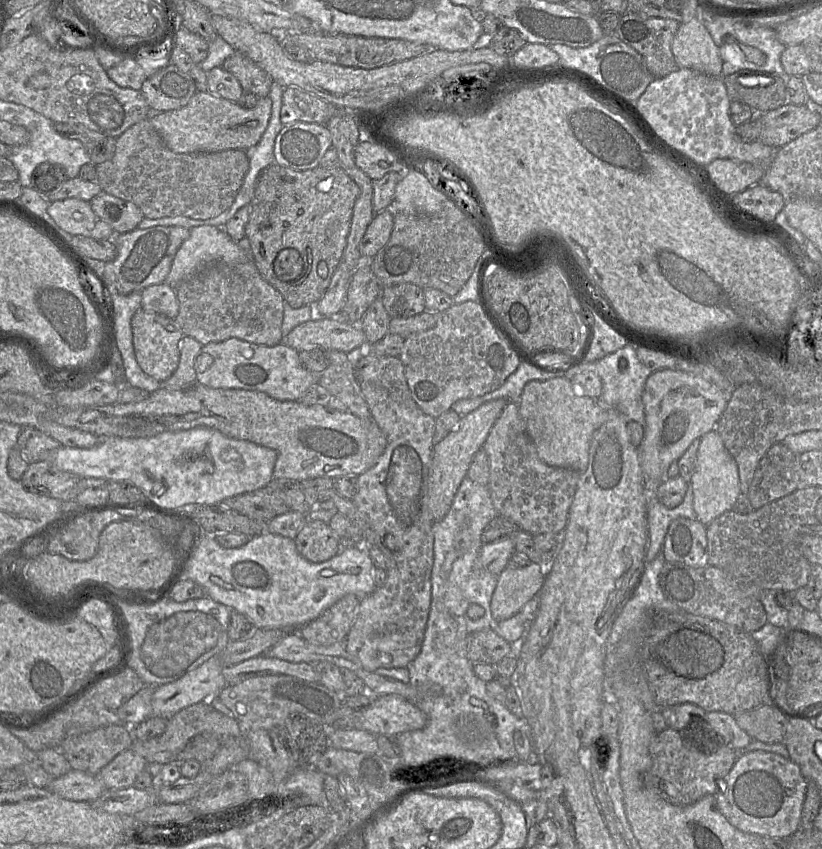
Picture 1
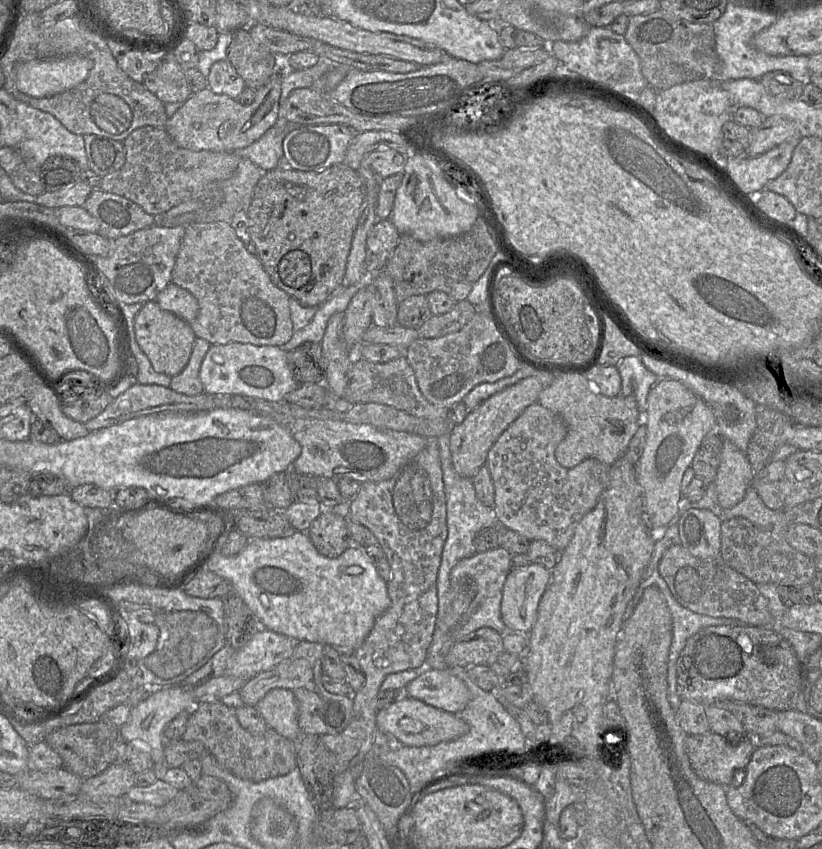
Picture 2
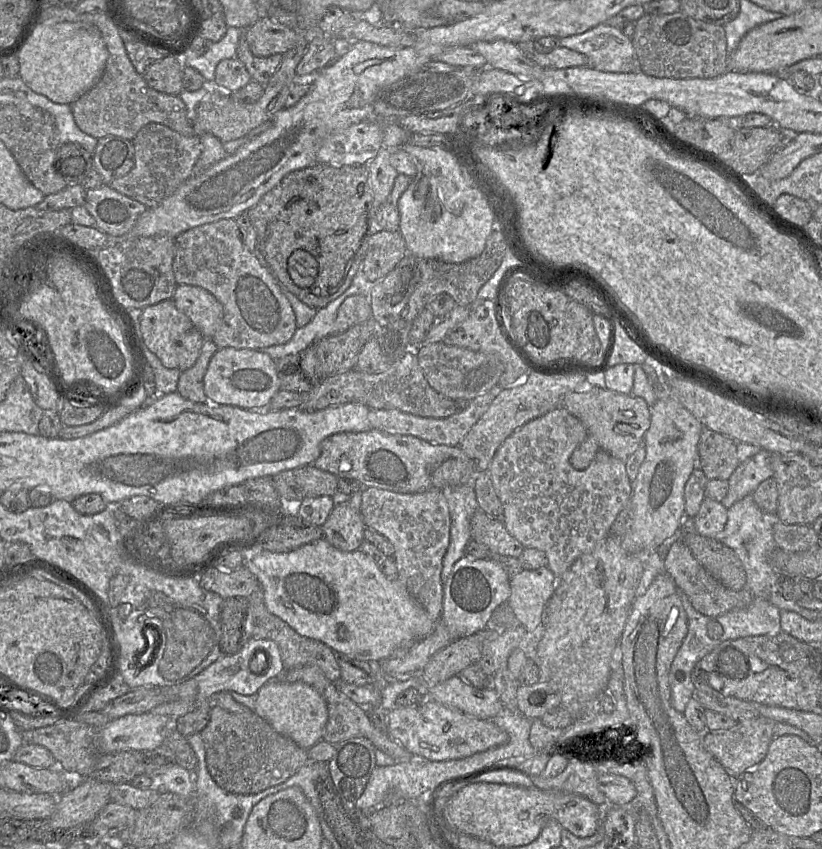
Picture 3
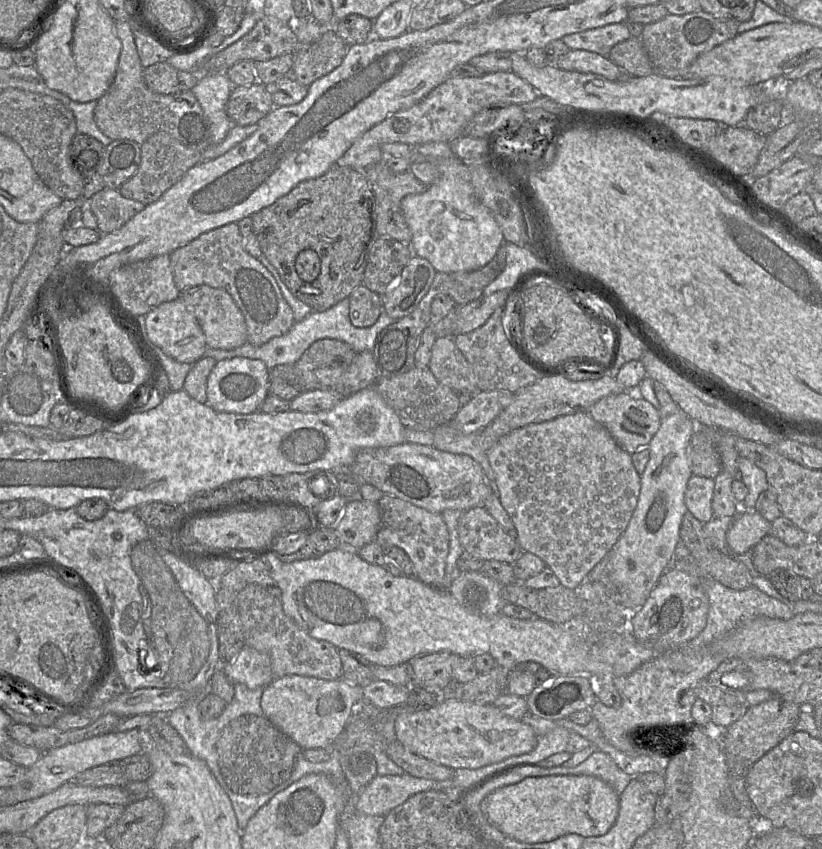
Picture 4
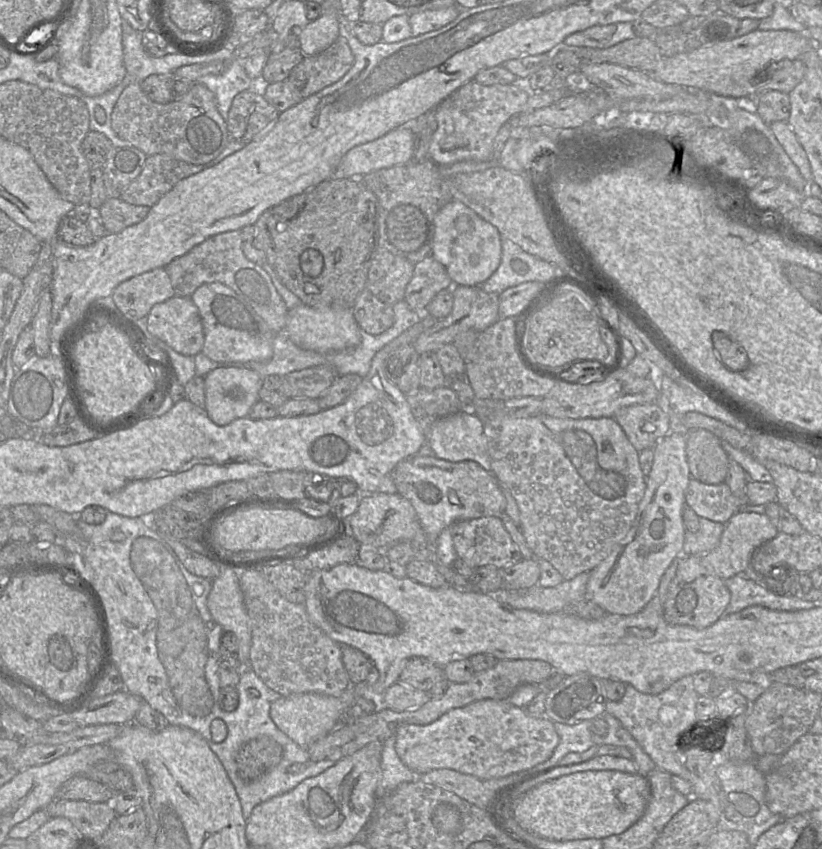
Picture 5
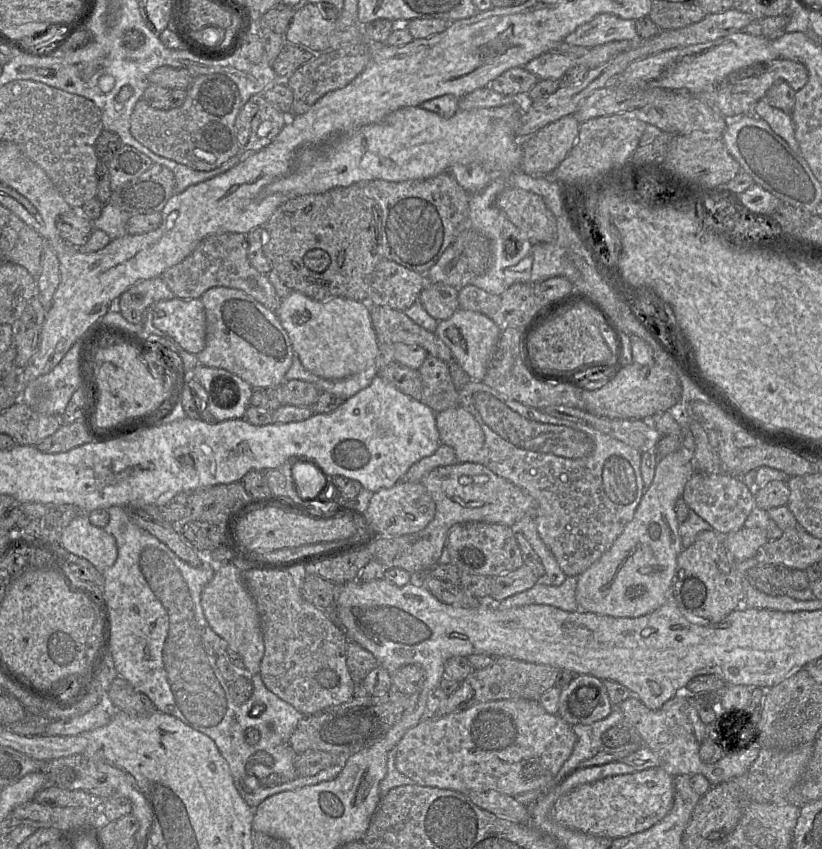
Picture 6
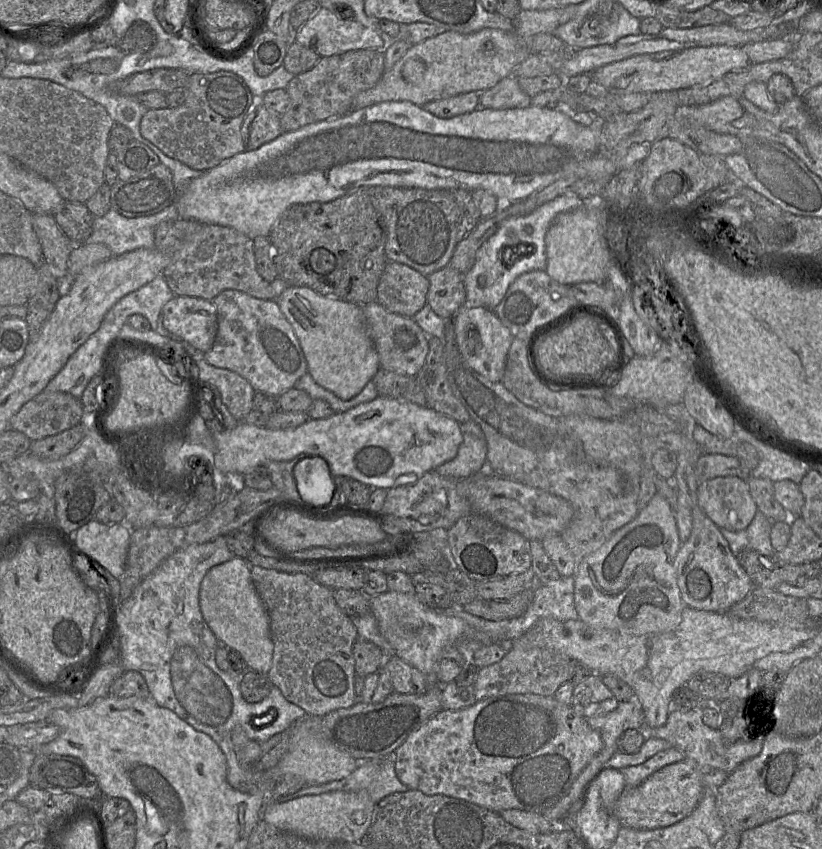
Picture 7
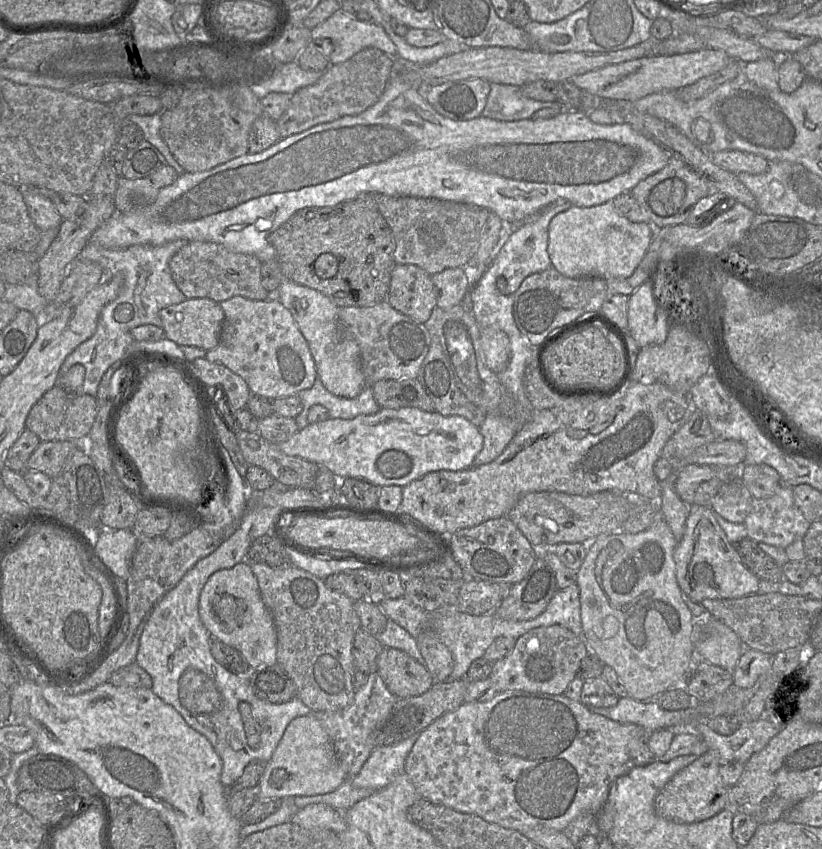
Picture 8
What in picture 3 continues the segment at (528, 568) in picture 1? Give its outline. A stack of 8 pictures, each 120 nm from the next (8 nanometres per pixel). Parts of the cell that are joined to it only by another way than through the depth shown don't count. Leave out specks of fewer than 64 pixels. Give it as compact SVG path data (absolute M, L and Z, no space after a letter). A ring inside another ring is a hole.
M548 567L535 570L522 570L510 579L511 593L507 604L513 610L515 616L528 632L534 632L542 623L542 614L553 595L558 579Z

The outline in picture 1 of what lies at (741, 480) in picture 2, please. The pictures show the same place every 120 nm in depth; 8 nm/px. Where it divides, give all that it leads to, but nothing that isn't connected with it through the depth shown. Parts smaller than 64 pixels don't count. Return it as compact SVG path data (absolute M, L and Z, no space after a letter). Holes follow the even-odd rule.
M710 431L701 438L690 486L693 491L693 508L697 520L706 526L724 512L732 510L741 493L737 464L725 448L717 431Z

